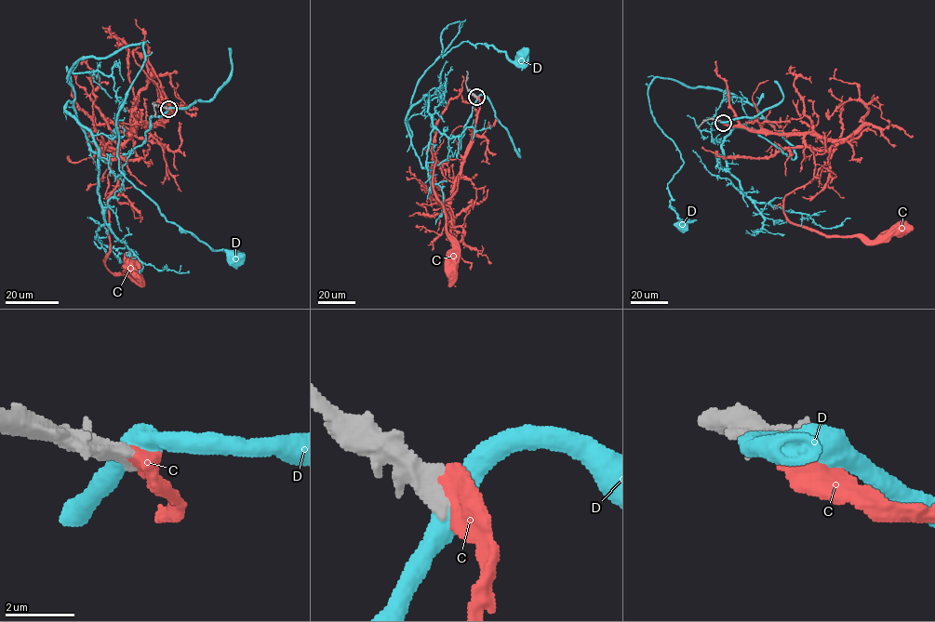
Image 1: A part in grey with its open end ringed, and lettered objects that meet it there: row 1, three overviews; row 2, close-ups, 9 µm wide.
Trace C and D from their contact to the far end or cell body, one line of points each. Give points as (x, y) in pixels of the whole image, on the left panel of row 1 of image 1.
C: (169, 109), (160, 124), (138, 124), (117, 153), (104, 264), (133, 280), (128, 271)
D: (169, 109), (107, 162), (77, 118), (69, 72), (142, 43), (116, 121), (118, 169), (166, 219), (233, 258)

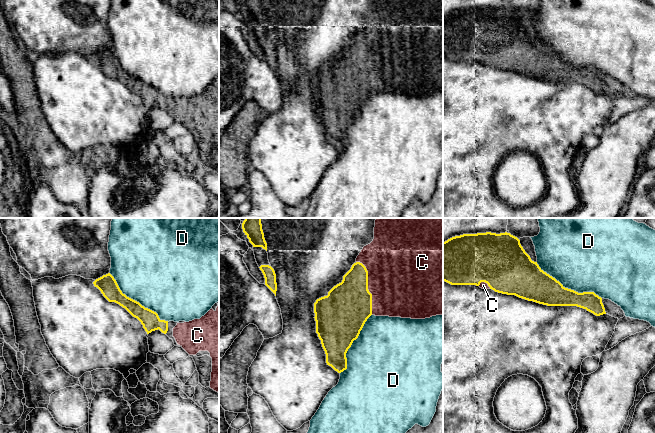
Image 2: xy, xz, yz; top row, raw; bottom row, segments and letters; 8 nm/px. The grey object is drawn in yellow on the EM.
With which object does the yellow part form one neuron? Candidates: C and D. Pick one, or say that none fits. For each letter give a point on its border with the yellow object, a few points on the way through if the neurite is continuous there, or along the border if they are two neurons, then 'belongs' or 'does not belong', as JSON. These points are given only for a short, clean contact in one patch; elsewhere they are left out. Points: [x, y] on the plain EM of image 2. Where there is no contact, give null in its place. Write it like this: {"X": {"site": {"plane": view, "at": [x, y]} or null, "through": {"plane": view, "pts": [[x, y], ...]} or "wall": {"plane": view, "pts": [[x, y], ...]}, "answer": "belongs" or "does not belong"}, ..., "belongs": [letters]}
{"C": {"site": {"plane": "xz", "at": [367, 62]}, "answer": "belongs"}, "D": {"site": {"plane": "xy", "at": [136, 77]}, "answer": "does not belong"}, "belongs": ["C"]}

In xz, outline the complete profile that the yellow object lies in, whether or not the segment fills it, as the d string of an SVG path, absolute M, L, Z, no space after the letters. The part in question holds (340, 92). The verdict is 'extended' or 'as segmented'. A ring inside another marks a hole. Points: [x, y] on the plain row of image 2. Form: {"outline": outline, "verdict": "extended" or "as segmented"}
{"outline": "M375 0L373 17L364 22L356 34L351 45L343 52L341 59L334 62L327 72L321 73L314 79L316 109L321 116L326 130L326 139L338 149L347 145L346 129L356 116L365 98L371 91L401 93L411 95L425 95L436 91L443 91L443 0Z", "verdict": "extended"}

